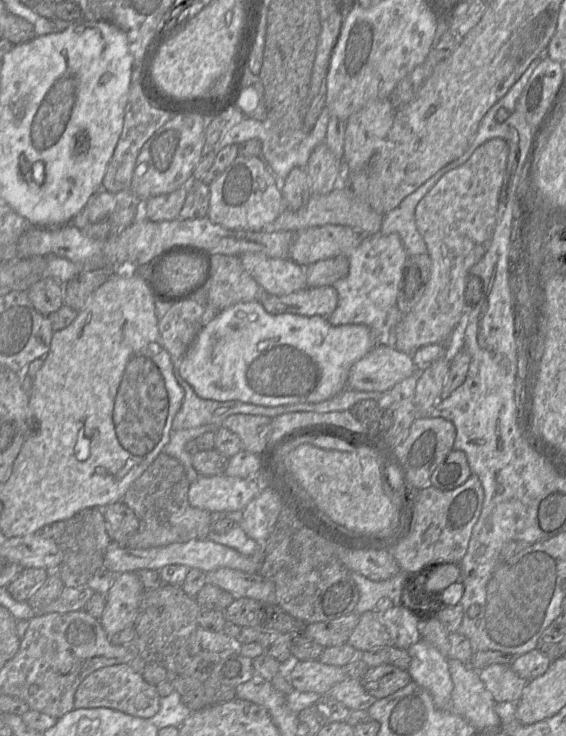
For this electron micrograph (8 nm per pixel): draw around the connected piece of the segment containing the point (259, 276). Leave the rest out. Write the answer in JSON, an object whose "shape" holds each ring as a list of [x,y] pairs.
{"shape":[[[247,253],[241,255],[240,260],[245,270],[267,293],[282,296],[308,287],[304,267],[289,258]]]}

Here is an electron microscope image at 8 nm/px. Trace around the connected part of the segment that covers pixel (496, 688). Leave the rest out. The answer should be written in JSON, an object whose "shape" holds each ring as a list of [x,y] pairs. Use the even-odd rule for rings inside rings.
{"shape":[[[493,664],[478,673],[496,702],[517,703],[528,682],[519,677],[510,664]]]}

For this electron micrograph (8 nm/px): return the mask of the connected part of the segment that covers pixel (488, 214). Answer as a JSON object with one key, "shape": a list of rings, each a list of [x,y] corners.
{"shape":[[[492,138],[479,146],[460,167],[444,174],[420,200],[415,209],[417,230],[423,237],[431,258],[431,274],[424,294],[415,307],[394,327],[391,344],[400,352],[412,354],[429,344],[445,344],[461,319],[467,315],[465,289],[469,270],[488,251],[498,222],[500,192],[503,185],[509,154],[507,142]]]}

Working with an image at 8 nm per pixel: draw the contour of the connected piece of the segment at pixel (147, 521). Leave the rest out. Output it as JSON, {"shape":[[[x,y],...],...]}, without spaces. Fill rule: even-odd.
{"shape":[[[160,452],[125,493],[122,502],[139,520],[138,530],[125,545],[132,549],[167,546],[190,540],[207,539],[211,531],[210,513],[192,507],[188,501],[190,482],[183,465],[174,457]]]}

